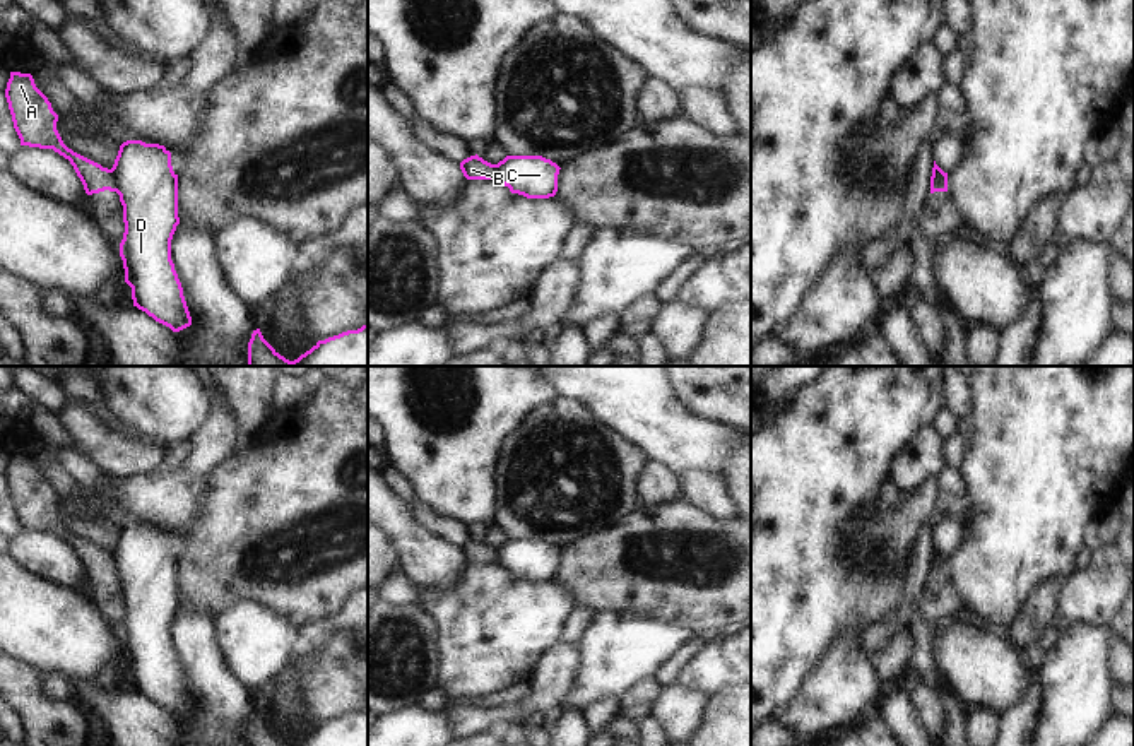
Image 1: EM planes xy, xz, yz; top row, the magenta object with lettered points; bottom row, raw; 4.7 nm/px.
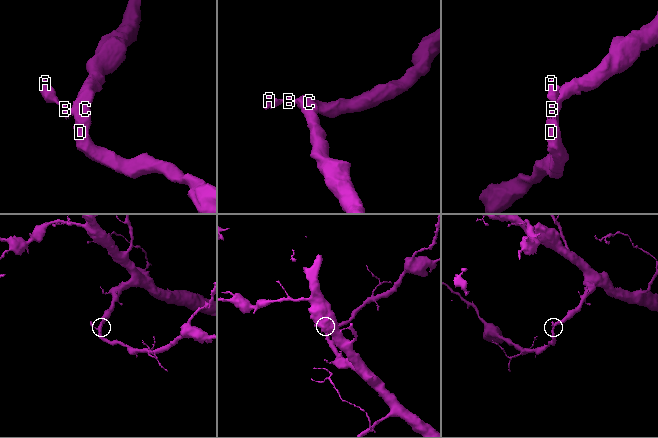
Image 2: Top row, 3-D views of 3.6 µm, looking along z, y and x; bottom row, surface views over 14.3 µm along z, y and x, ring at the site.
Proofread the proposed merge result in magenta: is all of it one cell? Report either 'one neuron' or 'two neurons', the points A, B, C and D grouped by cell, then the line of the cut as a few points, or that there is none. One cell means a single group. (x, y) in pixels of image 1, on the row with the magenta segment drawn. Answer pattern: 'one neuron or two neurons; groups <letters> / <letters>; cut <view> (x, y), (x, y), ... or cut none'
two neurons; groups A B / C D; cut xy (110, 170), (117, 190)

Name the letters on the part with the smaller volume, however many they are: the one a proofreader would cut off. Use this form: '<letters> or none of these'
A, B

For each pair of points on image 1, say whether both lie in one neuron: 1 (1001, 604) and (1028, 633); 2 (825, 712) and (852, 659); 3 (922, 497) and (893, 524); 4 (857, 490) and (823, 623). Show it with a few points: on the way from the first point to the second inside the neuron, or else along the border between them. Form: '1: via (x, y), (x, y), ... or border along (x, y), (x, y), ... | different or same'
1: border along (1037, 584), (1004, 633) | different
2: via (830, 698), (845, 683), (847, 673) | same
3: via (915, 503), (900, 517) | same
4: via (826, 522), (823, 526), (823, 591) | same

